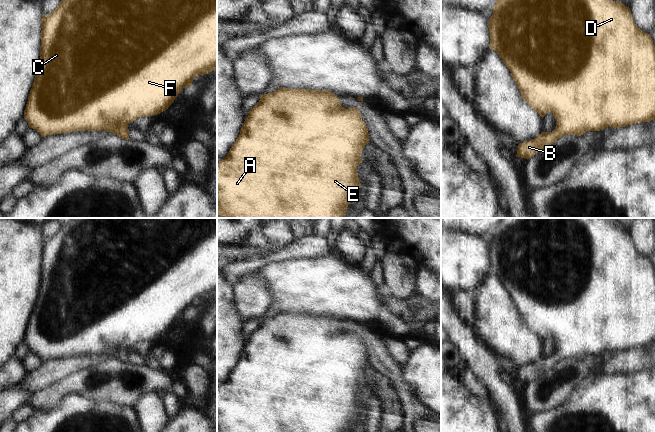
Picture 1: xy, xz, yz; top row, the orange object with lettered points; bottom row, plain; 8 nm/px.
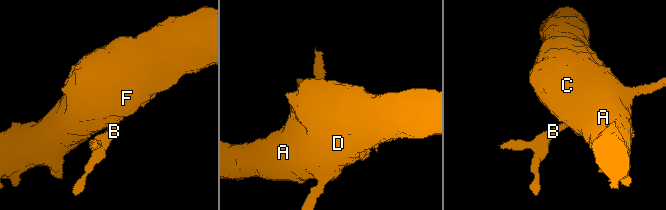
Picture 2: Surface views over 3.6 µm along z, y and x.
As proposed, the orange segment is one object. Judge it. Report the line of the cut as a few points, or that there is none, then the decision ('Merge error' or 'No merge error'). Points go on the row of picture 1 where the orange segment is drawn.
No split. No merge error.

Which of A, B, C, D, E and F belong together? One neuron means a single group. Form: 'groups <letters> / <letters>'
groups A B C D E F

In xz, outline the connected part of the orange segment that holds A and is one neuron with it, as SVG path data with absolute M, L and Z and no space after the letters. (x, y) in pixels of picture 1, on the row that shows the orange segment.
M282 88L260 96L260 100L246 117L239 136L227 156L217 162L217 214L224 218L344 218L351 197L360 188L357 166L366 143L370 141L368 128L358 108L346 109L339 103L339 97L328 90Z

